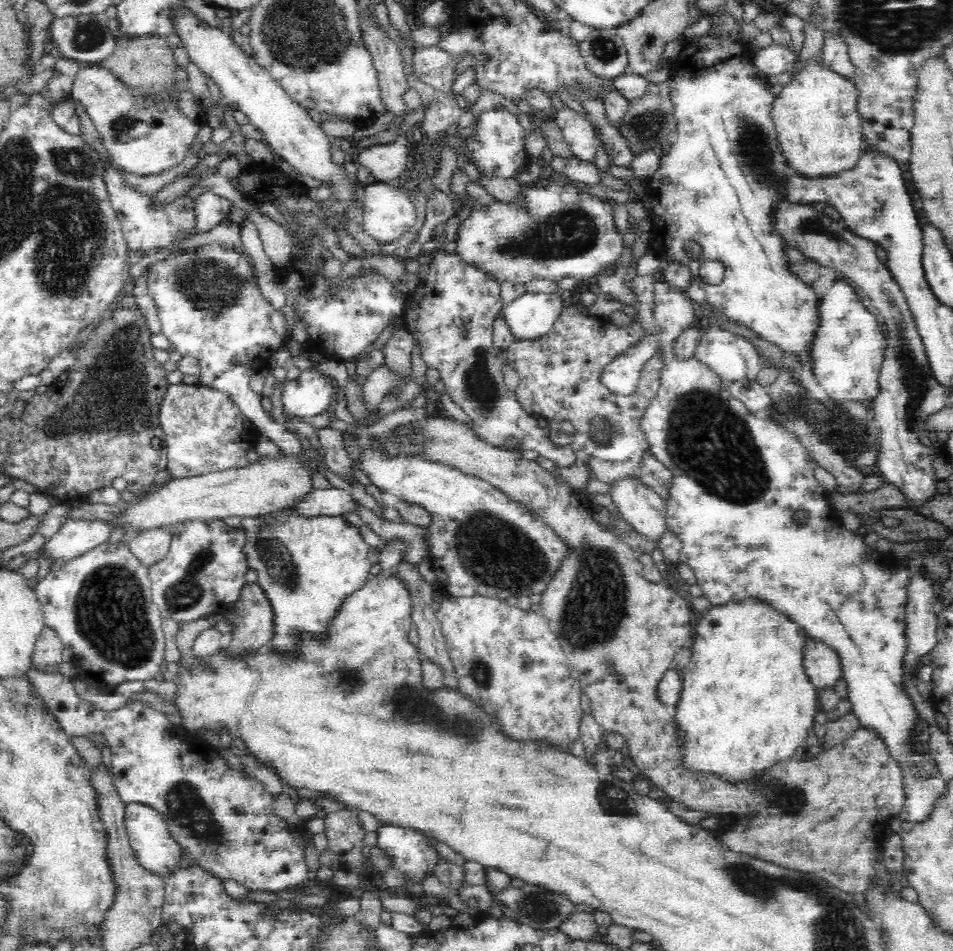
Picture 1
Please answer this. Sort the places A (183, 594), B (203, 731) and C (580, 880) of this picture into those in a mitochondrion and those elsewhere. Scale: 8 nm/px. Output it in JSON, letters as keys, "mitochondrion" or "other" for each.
{"A":"mitochondrion","B":"other","C":"other"}

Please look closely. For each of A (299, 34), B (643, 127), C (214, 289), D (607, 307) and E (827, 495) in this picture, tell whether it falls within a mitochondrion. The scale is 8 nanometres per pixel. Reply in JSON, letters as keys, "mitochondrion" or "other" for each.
{"A":"mitochondrion","B":"mitochondrion","C":"mitochondrion","D":"other","E":"other"}

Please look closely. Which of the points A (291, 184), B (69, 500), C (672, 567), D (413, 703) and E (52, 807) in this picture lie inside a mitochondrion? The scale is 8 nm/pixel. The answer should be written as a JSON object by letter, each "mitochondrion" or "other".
{"A":"other","B":"other","C":"other","D":"mitochondrion","E":"mitochondrion"}

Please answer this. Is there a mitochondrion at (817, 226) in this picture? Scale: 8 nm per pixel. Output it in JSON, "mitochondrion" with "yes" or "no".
{"mitochondrion":"yes"}

